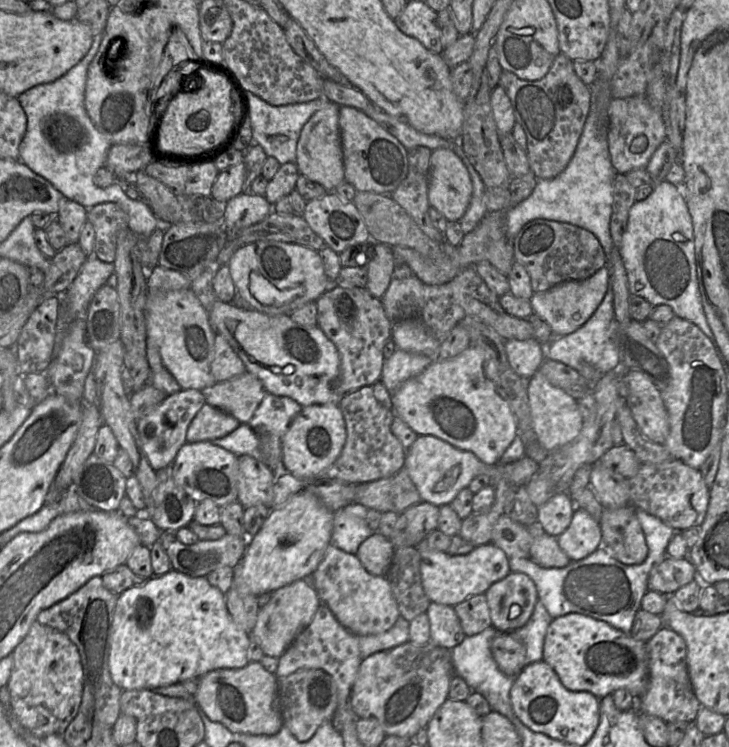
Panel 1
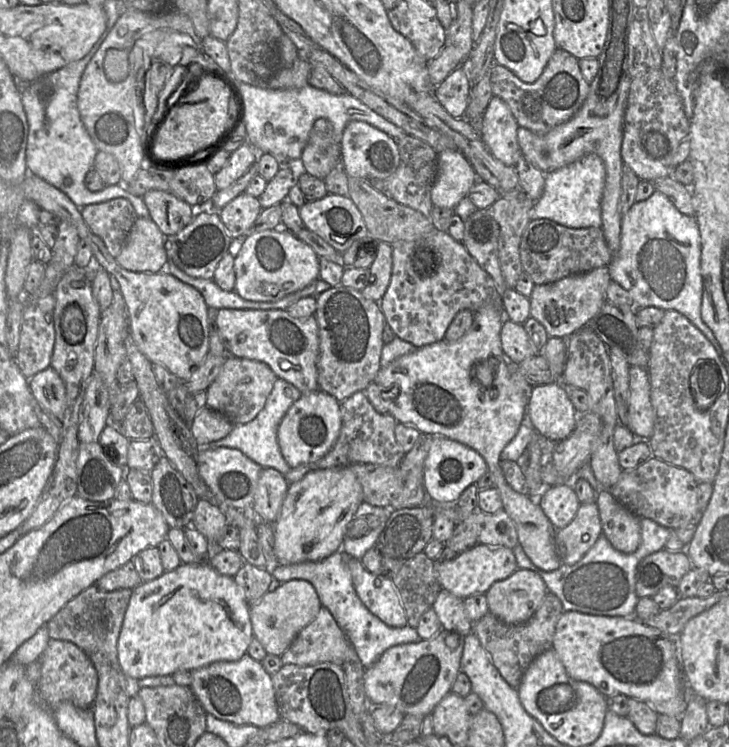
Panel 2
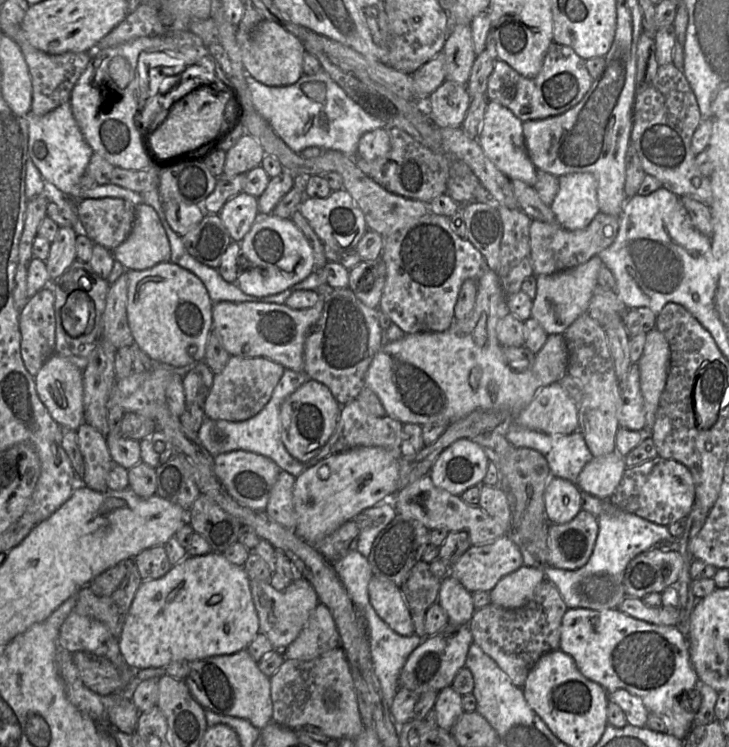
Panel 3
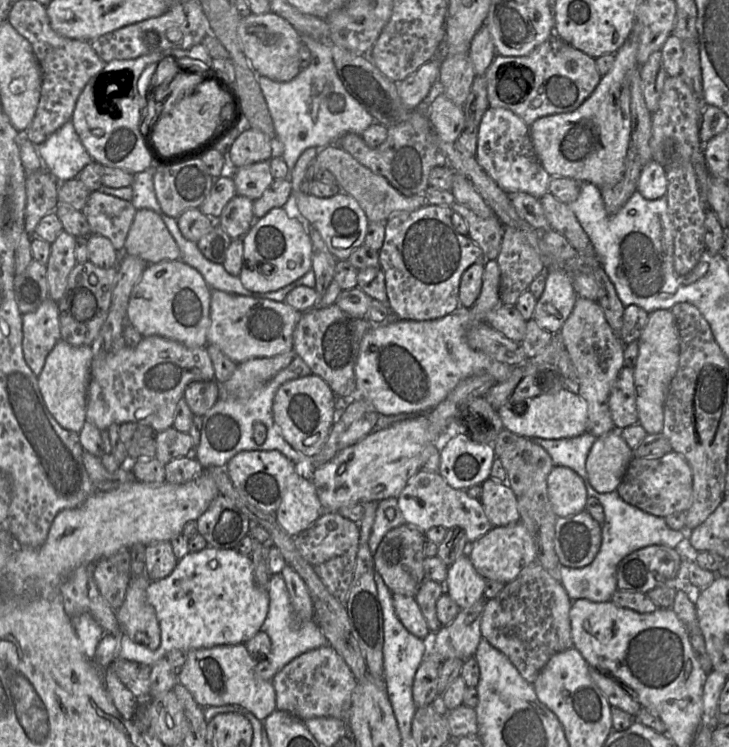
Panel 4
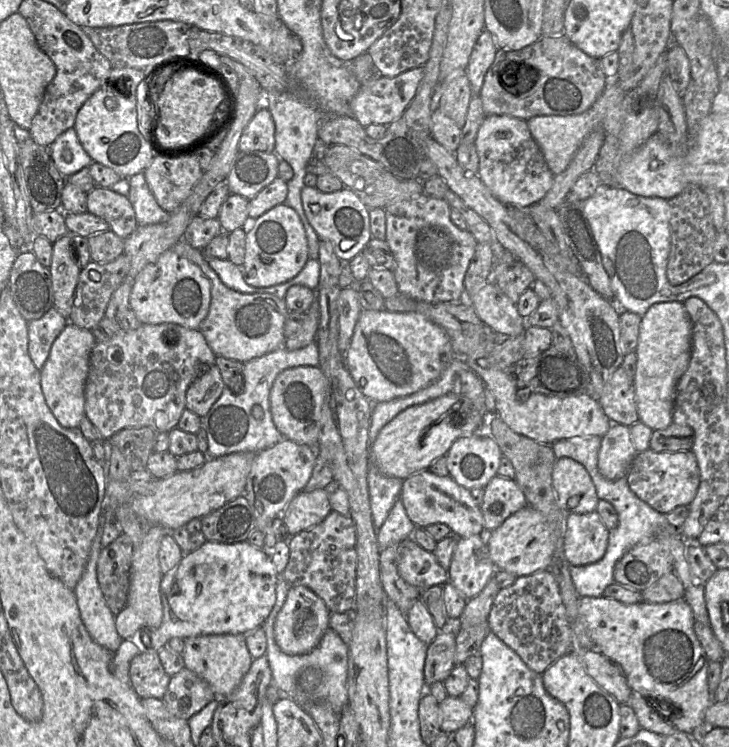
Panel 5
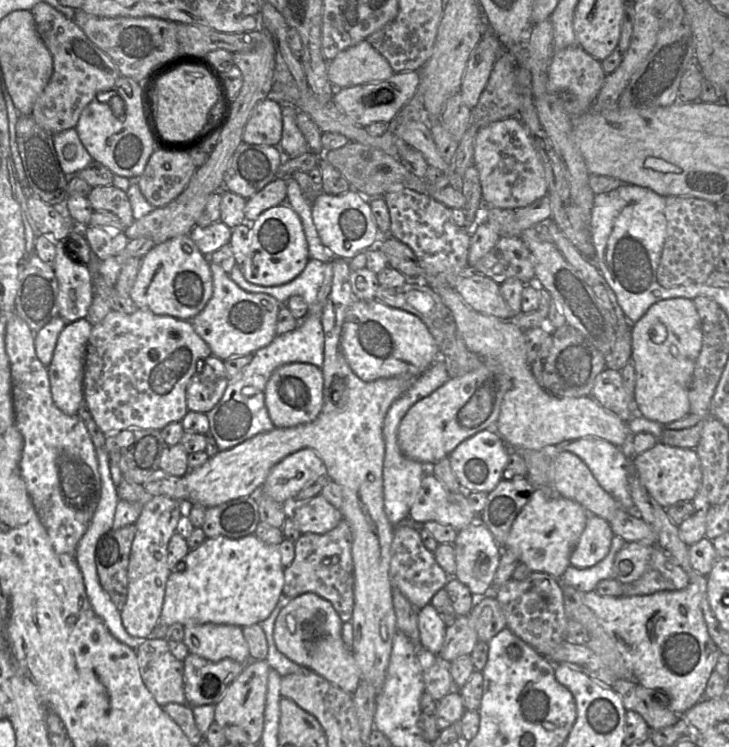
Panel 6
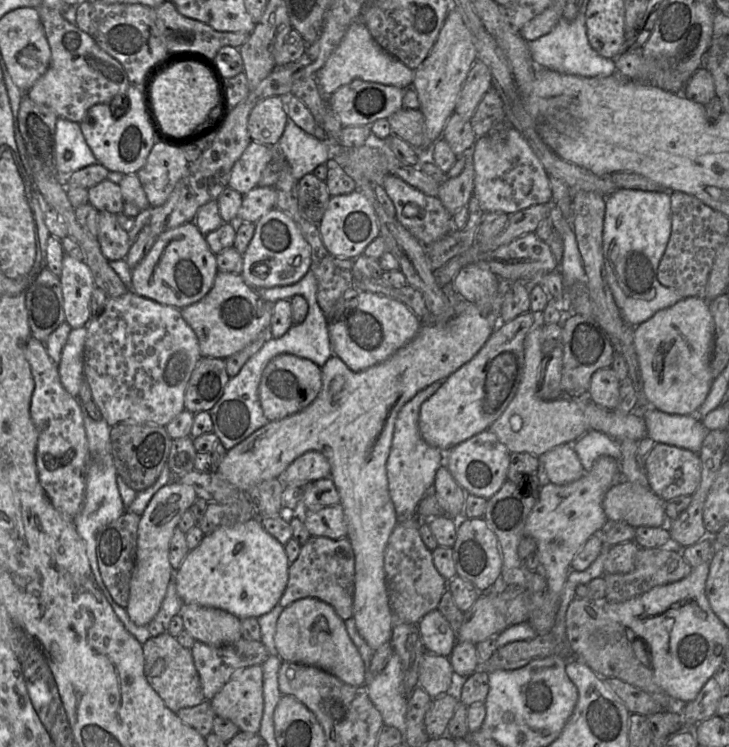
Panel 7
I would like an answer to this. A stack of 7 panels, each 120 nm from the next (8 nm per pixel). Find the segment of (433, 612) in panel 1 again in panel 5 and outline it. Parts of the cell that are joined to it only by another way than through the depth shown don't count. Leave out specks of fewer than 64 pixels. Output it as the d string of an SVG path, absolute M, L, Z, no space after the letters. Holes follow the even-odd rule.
M484 533L457 538L448 581L467 599L477 596L493 577L497 568L488 557Z

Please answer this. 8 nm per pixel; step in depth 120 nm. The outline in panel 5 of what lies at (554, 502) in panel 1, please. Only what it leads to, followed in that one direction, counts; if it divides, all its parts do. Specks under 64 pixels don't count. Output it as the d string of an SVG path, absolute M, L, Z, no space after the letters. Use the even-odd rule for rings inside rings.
M569 457L556 458L552 485L559 508L567 515L596 511L599 497L586 468Z

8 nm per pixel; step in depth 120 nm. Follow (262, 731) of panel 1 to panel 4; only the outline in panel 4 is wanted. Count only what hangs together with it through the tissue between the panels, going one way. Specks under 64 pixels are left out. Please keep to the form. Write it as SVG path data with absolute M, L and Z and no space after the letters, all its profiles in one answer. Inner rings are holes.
M244 644L192 649L187 652L186 662L178 673L178 682L203 709L239 705L245 713L263 721L276 709L276 693L271 681L256 675L255 665Z

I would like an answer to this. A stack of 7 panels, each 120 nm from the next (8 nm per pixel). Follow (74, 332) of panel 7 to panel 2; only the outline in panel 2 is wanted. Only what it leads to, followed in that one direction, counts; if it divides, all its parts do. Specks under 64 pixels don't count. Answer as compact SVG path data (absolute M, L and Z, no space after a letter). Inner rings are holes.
M48 367L30 378L29 387L41 406L62 419L67 404L66 388L63 380L52 367Z

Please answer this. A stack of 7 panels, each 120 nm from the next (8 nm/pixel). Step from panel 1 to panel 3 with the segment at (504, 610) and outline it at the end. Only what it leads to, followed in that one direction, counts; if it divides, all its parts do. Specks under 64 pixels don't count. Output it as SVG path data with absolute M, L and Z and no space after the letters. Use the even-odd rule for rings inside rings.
M523 565L499 580L489 592L490 603L507 609L521 608L533 597L537 587L545 580L542 567Z

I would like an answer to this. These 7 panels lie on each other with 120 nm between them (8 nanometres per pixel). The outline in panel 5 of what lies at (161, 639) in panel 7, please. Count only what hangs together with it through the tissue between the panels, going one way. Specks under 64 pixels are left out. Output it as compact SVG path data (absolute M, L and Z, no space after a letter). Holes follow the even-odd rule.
M156 650L141 652L130 662L129 682L141 699L163 699L170 680Z

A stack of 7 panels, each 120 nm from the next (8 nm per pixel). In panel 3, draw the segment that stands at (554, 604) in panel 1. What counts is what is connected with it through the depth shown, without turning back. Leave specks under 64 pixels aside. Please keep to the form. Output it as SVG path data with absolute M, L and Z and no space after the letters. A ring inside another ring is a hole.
M603 500L598 517L598 535L593 552L587 563L576 570L542 566L518 541L523 565L541 568L546 580L558 589L566 606L591 610L614 609L626 597L623 585L624 572L629 562L640 553L647 551L662 541L674 541L665 525L656 524L635 514L626 512L607 500Z

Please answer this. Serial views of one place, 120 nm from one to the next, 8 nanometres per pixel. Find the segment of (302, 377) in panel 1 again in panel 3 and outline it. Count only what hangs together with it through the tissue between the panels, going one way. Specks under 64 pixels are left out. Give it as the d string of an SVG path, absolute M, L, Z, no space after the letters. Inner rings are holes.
M323 284L321 288L318 289L318 292L321 292L319 301L310 308L306 309L292 309L289 308L286 304L275 304L275 303L263 303L263 302L230 302L222 301L213 304L213 331L218 335L224 349L232 356L240 357L264 357L270 359L274 362L281 364L285 369L290 369L297 372L304 372L304 341L305 336L312 324L314 324L321 316L324 307L324 293L326 291L331 291L332 289L340 288L330 288L327 284Z

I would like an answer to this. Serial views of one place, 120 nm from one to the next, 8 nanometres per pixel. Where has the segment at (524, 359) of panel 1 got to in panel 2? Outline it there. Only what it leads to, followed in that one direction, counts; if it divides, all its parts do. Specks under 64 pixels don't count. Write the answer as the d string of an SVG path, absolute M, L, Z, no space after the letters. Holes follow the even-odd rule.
M507 318L501 328L501 345L507 358L515 364L537 354L523 324L515 323Z

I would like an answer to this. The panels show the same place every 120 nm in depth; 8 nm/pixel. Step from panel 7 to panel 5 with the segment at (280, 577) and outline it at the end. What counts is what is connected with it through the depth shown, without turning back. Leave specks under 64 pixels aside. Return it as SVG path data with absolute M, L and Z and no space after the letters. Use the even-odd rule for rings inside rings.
M206 541L194 552L184 553L180 563L161 580L162 624L155 631L143 634L142 642L142 632L122 641L113 653L115 675L129 681L130 662L136 655L147 650L159 651L174 637L246 635L262 627L276 601L278 575L271 556L247 541L234 544Z

